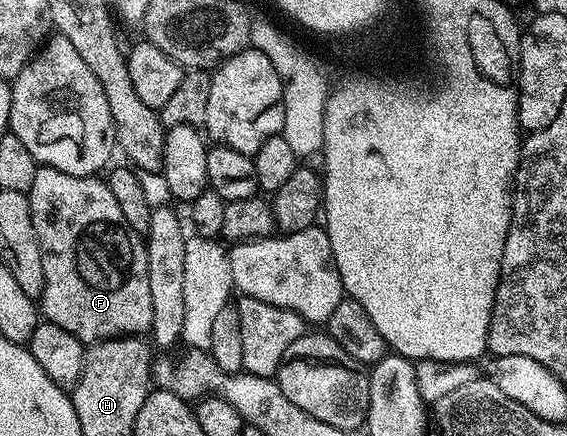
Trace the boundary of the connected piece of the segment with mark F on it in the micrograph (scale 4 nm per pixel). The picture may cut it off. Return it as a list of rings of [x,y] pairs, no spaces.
[[[36,166],[33,185],[26,192],[33,221],[33,233],[37,233],[37,241],[41,249],[41,269],[45,269],[45,289],[41,296],[41,315],[46,322],[61,325],[65,333],[73,333],[85,345],[94,345],[104,339],[121,339],[124,337],[139,337],[150,332],[153,321],[153,297],[149,294],[149,265],[147,264],[147,245],[144,236],[137,235],[125,221],[120,206],[117,205],[113,193],[109,193],[106,182],[102,178],[90,175],[70,175],[61,173],[52,167]]]

